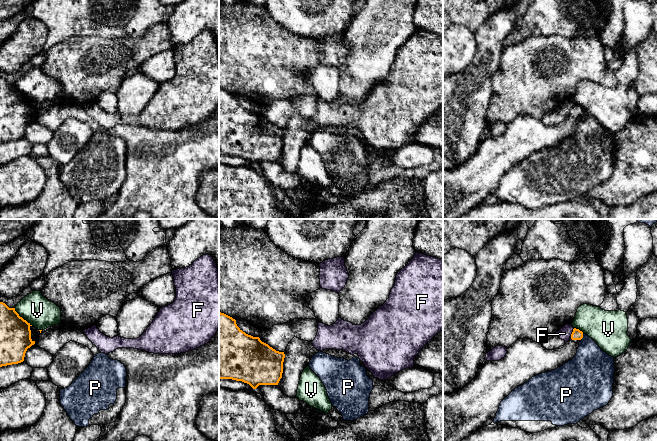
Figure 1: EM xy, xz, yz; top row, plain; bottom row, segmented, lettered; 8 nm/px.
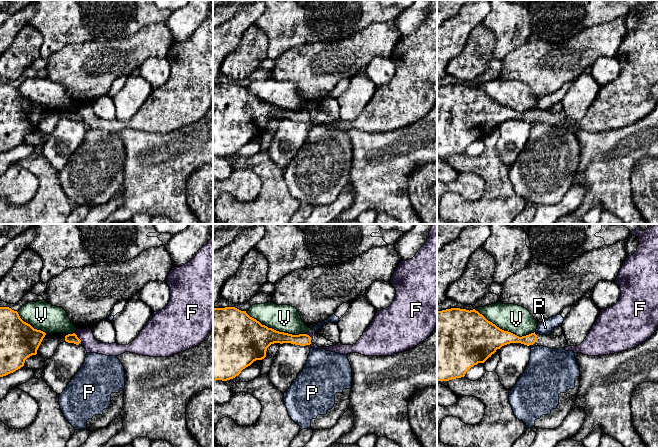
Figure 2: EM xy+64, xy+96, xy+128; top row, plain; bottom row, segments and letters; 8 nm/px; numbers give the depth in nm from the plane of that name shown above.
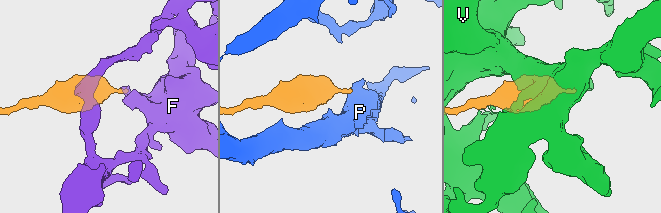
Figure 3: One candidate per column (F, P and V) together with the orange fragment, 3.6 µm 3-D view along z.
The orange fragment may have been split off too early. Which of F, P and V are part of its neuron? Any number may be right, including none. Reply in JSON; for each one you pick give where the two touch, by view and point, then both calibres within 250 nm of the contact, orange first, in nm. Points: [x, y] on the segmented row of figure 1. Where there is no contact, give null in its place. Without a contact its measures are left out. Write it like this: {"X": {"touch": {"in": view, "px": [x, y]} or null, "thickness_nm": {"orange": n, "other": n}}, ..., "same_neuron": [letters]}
{"same_neuron": []}

